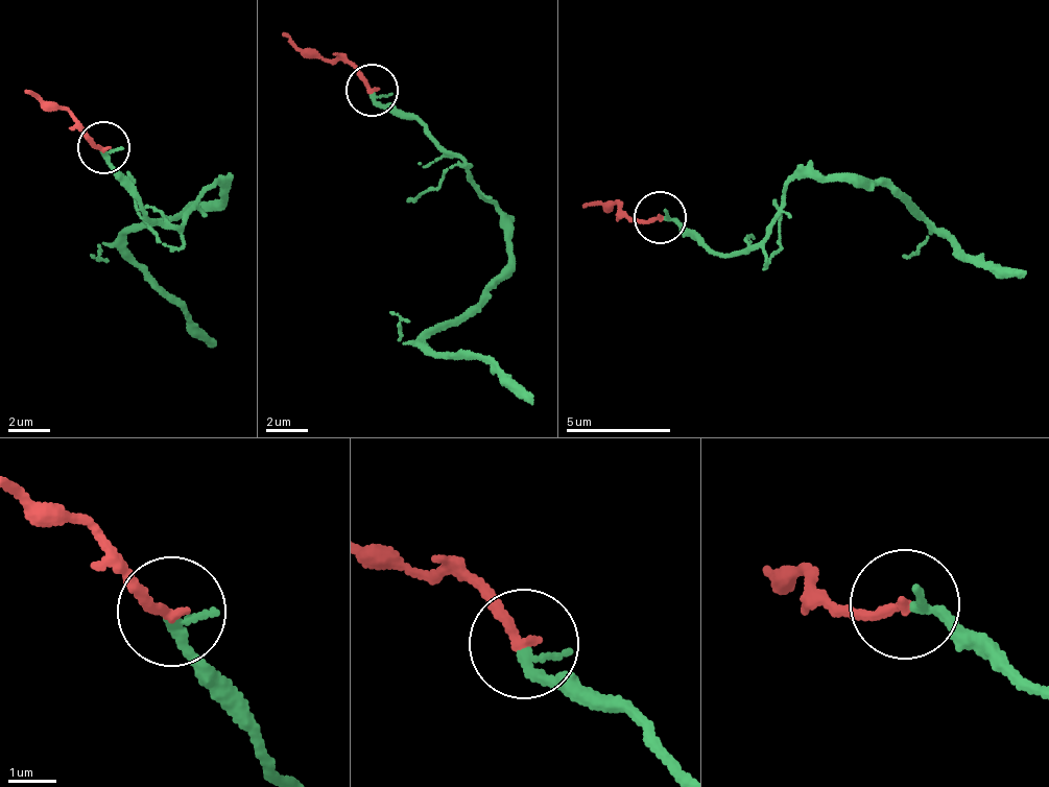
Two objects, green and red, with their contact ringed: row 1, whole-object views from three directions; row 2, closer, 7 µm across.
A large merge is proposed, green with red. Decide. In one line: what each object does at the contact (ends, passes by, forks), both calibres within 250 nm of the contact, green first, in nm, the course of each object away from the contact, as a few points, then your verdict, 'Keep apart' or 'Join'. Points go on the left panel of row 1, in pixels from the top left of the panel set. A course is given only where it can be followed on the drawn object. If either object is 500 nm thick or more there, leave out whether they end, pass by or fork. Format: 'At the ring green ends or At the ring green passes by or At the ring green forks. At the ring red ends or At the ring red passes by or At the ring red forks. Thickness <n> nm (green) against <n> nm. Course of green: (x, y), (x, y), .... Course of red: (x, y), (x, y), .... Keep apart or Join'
At the ring green ends. At the ring red ends. Thickness 240 nm (green) against 220 nm. Course of green: (104, 150), (149, 218), (177, 228), (207, 189), (220, 185), (219, 204), (150, 218), (127, 238), (216, 348). Course of red: (104, 148), (91, 142), (67, 112), (47, 110), (24, 91). Join

